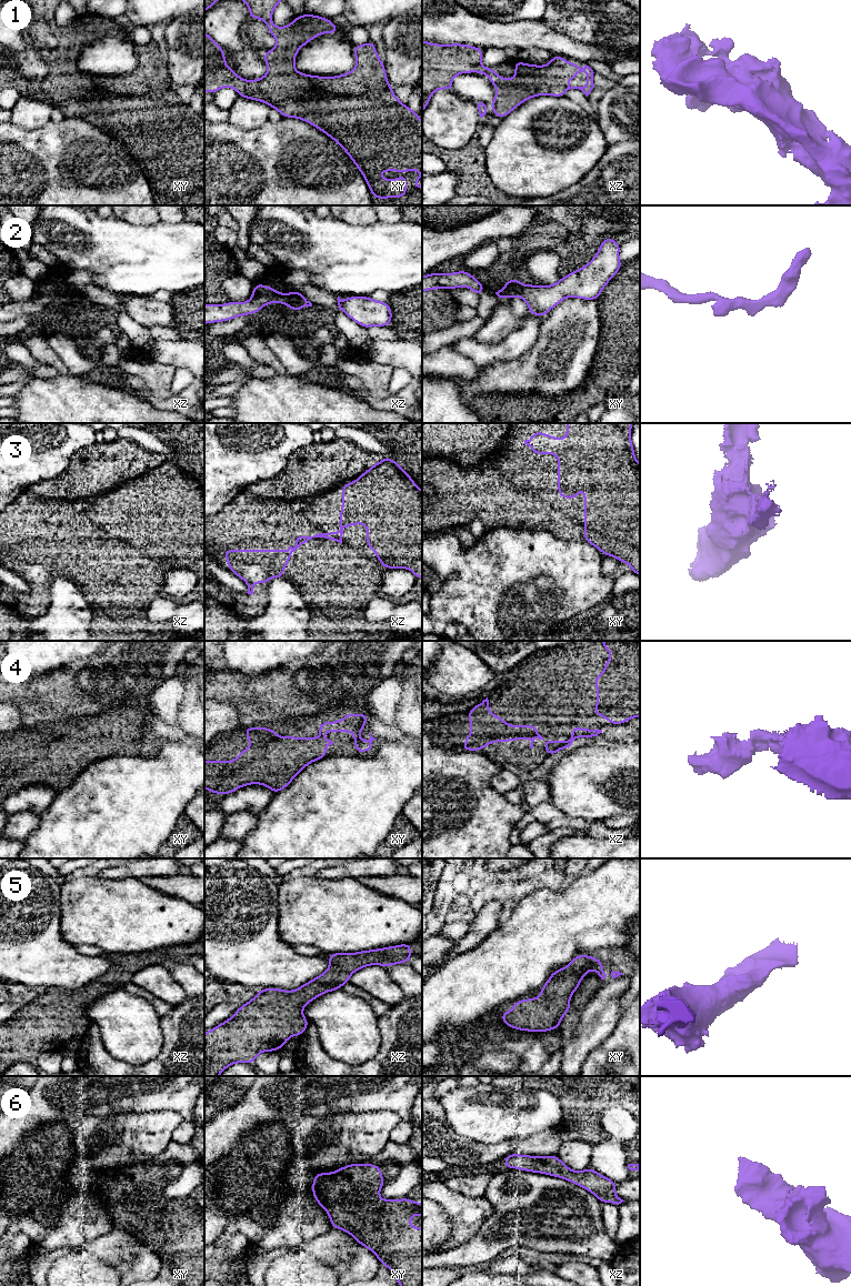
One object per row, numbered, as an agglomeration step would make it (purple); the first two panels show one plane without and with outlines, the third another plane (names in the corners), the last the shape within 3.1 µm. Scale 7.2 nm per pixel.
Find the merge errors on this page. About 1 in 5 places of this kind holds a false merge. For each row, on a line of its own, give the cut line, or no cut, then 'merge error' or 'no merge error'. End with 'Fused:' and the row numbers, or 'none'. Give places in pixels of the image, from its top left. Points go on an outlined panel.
1: no cut; no merge error
2: no cut; no merge error
3: no cut; no merge error
4: no cut; no merge error
5: no cut; no merge error
6: no cut; no merge error
Fused: none

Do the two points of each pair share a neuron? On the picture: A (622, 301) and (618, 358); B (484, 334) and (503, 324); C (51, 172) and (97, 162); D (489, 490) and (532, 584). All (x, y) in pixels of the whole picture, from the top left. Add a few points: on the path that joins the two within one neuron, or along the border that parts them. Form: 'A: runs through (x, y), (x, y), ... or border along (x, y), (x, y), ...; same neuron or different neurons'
A: runs through (622, 315), (622, 343); same neuron
B: runs through (489, 333), (499, 324); same neuron
C: runs through (62, 172), (73, 164), (86, 164); same neuron
D: border along (532, 529), (493, 528), (486, 531); different neurons

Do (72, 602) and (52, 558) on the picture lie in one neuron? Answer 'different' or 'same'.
different

